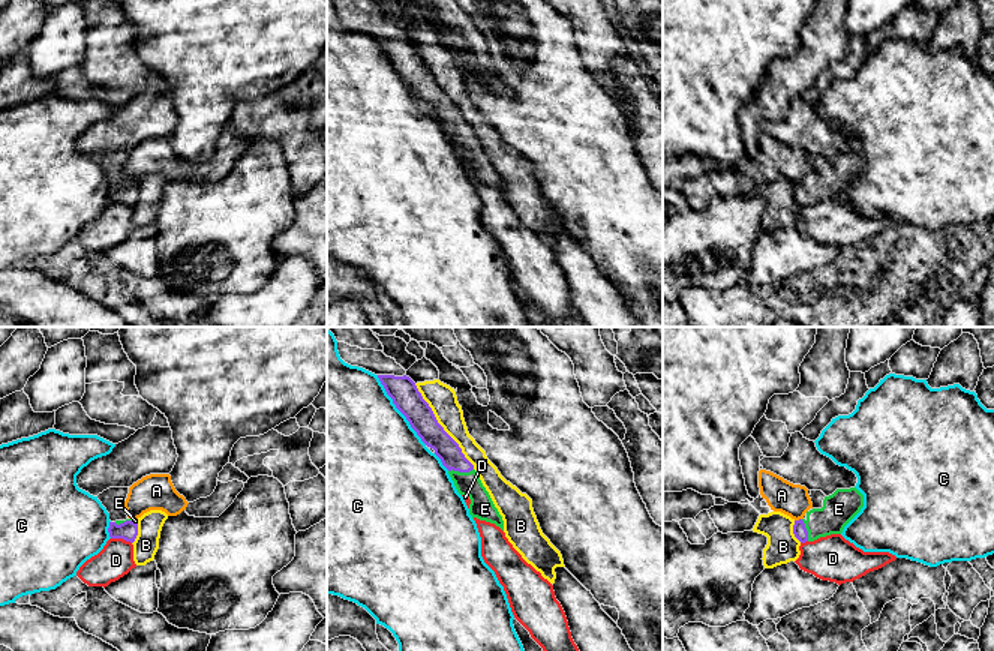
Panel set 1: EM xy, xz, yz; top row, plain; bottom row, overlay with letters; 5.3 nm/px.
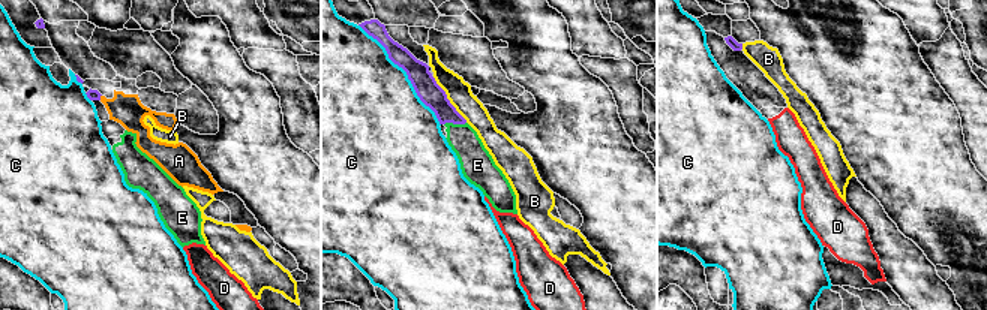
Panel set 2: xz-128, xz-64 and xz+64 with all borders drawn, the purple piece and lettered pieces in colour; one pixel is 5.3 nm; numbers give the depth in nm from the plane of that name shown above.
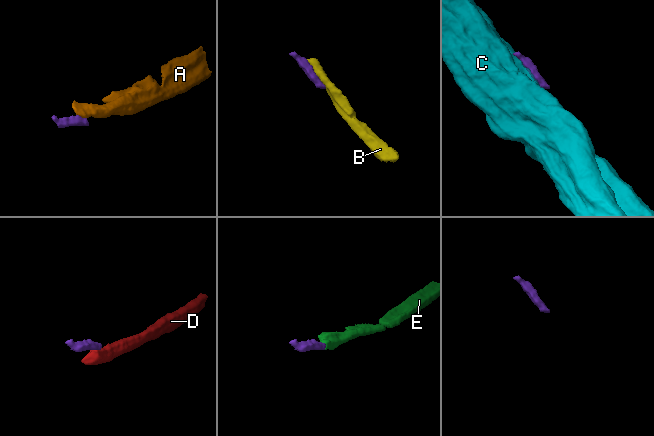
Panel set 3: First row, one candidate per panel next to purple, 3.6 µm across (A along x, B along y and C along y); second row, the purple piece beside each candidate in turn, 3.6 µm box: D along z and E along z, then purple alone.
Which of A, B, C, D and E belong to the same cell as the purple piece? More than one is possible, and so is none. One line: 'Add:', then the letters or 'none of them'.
Add: E

